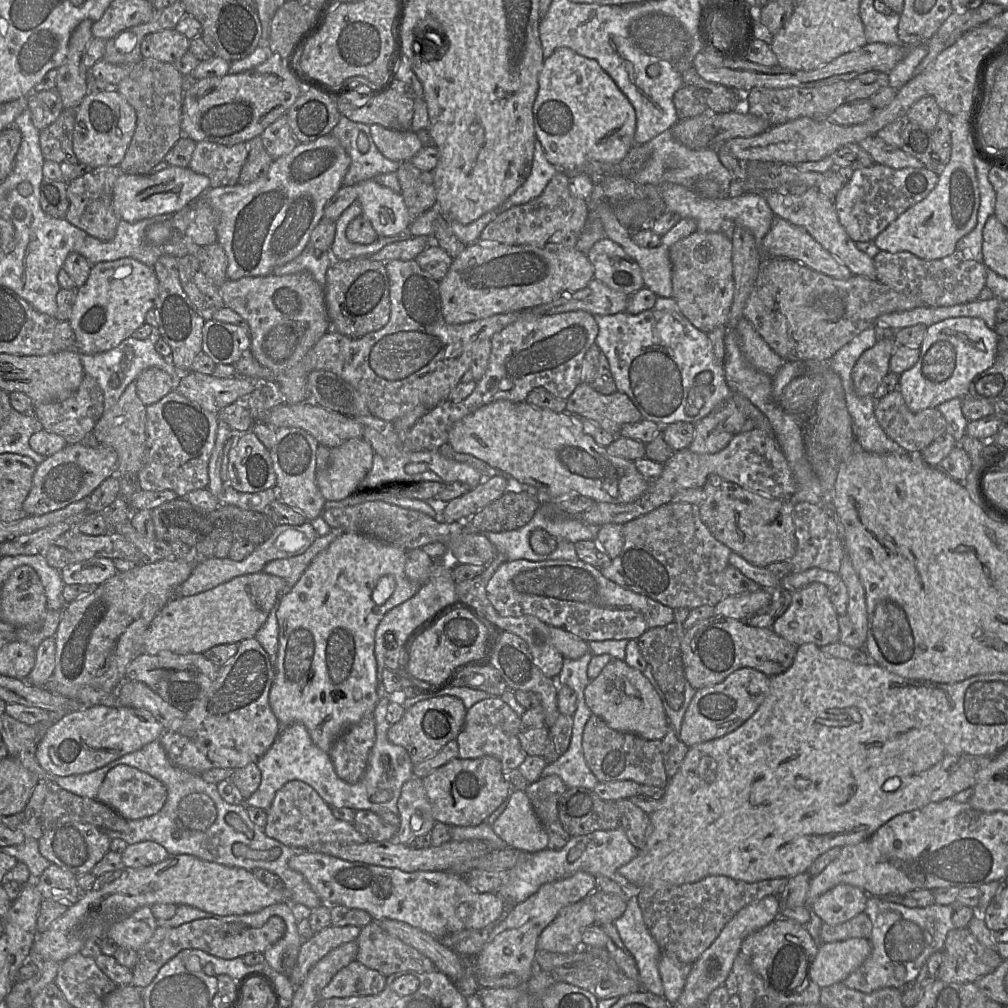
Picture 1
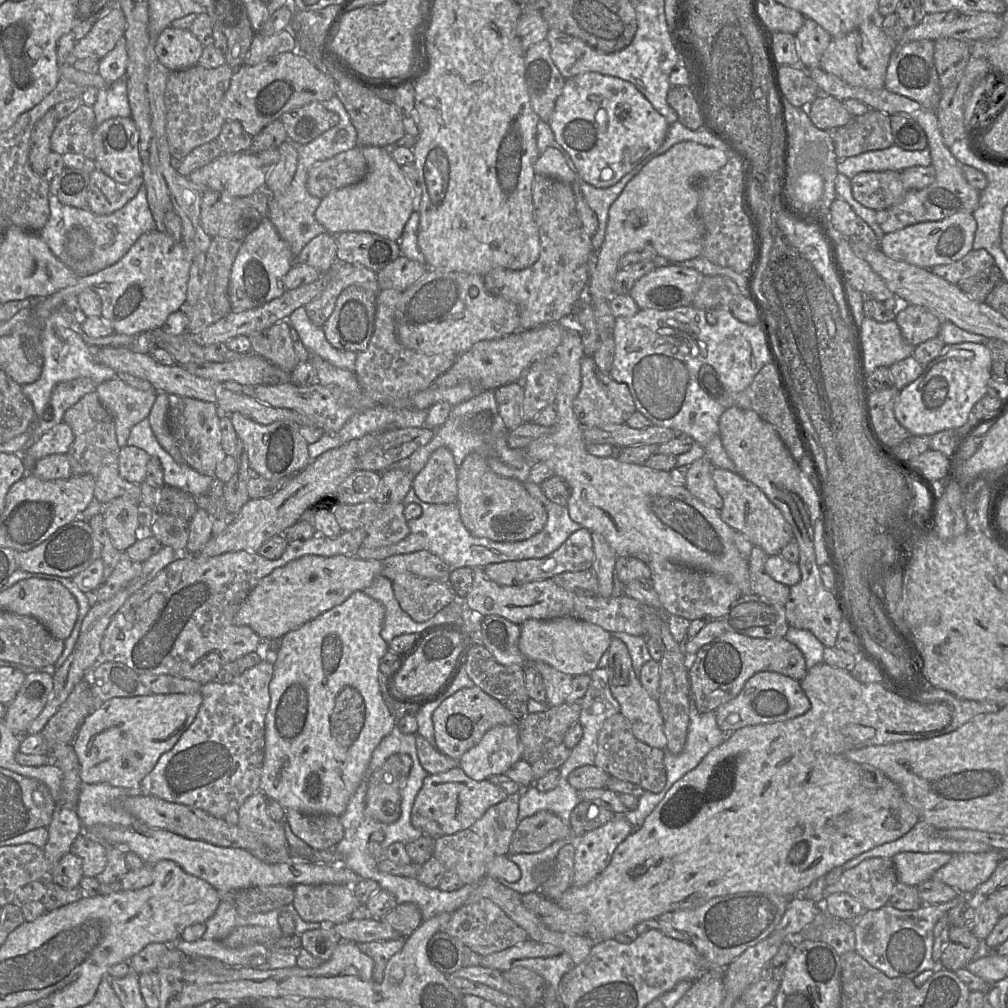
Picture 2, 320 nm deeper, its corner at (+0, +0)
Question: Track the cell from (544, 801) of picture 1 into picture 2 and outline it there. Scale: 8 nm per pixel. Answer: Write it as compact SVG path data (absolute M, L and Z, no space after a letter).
M541 810L519 821L508 851L510 854L539 852L555 841L569 839L571 836L570 828L557 815L547 810Z

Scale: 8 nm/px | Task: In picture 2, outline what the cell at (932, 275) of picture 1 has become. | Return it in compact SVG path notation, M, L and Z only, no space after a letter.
M972 249L958 261L936 265L929 270L952 284L958 284L959 281L975 276L994 264L994 258L987 250Z

